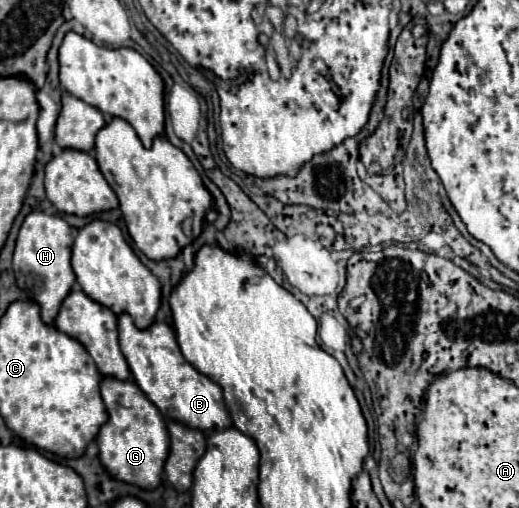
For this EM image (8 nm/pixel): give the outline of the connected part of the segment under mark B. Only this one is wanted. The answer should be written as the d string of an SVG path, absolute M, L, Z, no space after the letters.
M129 314L117 318L119 326L119 346L127 358L129 370L137 386L147 394L147 398L159 408L165 418L185 422L197 430L225 430L231 426L231 416L227 412L221 386L211 378L201 374L193 364L189 364L175 340L175 332L167 322L153 322L149 328L141 330L133 324Z

